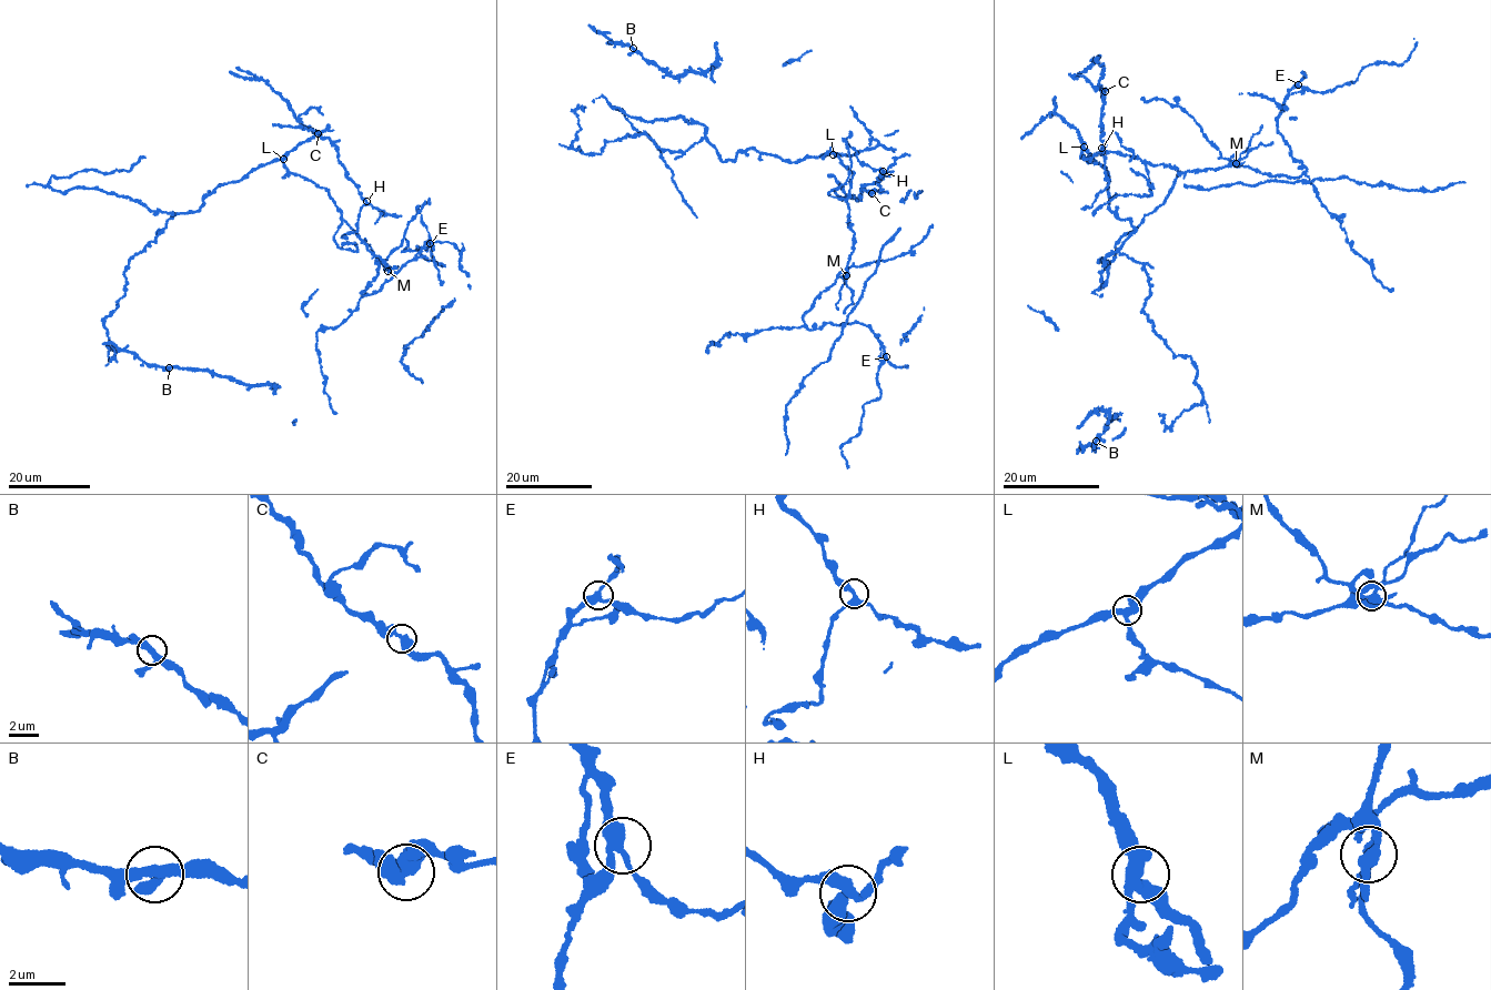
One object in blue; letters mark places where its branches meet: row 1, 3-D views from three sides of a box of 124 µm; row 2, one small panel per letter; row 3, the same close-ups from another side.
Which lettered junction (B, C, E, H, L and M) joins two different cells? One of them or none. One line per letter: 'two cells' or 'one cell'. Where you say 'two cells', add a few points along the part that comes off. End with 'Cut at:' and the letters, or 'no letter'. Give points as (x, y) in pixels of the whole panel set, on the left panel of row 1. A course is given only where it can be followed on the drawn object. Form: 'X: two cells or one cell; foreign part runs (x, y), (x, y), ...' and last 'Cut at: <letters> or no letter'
B: one cell
C: one cell
E: one cell
H: one cell
L: one cell
M: two cells; foreign part runs (388, 271), (364, 238)
Cut at: M

